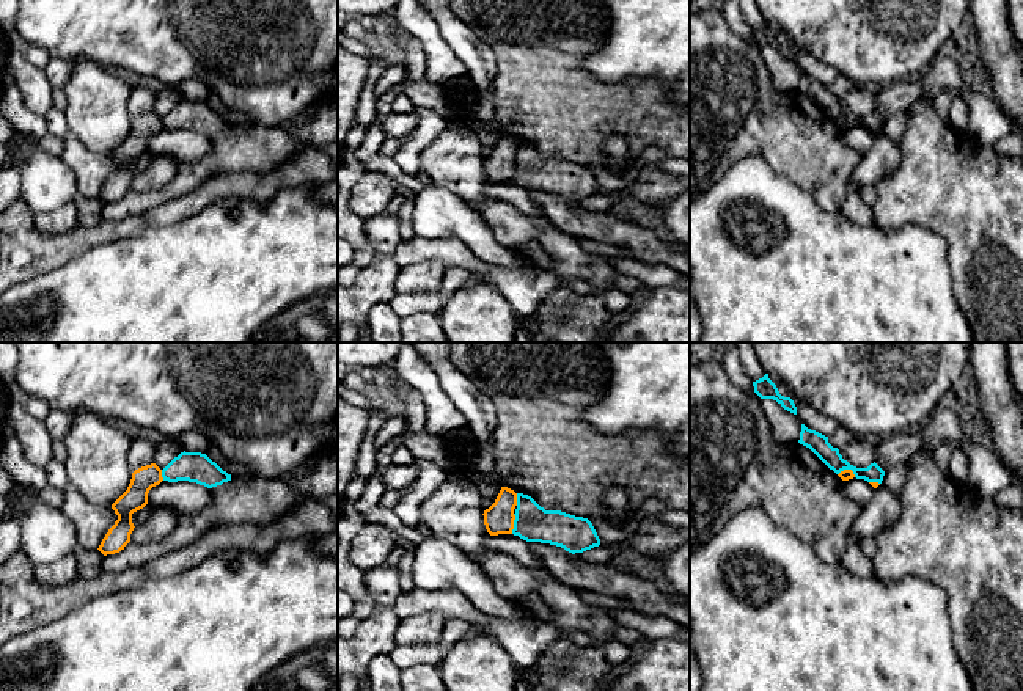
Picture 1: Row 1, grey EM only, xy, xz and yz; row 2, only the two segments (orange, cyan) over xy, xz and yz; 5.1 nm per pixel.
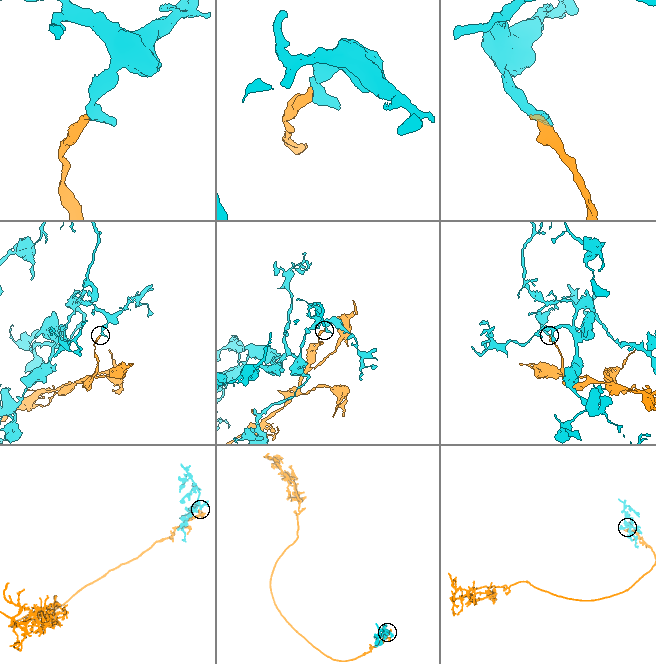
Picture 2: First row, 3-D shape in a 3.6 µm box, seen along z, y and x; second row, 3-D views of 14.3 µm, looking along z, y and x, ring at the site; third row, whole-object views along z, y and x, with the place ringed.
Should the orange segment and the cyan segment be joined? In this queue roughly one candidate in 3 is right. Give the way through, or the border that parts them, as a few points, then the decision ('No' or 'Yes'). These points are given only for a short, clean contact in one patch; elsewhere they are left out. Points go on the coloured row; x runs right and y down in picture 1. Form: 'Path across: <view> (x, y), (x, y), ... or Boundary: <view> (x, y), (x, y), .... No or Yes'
Boundary: xz (514, 514), (511, 533). No

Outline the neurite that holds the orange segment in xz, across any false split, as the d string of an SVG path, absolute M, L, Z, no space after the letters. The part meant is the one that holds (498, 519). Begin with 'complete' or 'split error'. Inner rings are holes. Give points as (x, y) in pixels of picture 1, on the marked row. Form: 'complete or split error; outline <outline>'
complete; outline M501 487L495 503L482 514L486 529L490 536L512 534L515 506L517 493L508 487Z

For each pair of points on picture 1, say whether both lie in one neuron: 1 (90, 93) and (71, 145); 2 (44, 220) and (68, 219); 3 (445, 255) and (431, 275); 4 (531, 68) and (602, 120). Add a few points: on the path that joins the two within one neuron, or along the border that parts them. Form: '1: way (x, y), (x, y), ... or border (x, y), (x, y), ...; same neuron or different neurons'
1: border (71, 132), (90, 149), (107, 154); different neurons
2: way (51, 220), (62, 220); same neuron
3: border (445, 266), (439, 261), (420, 259), (404, 267); different neurons
4: way (549, 85), (575, 112), (585, 112); same neuron

